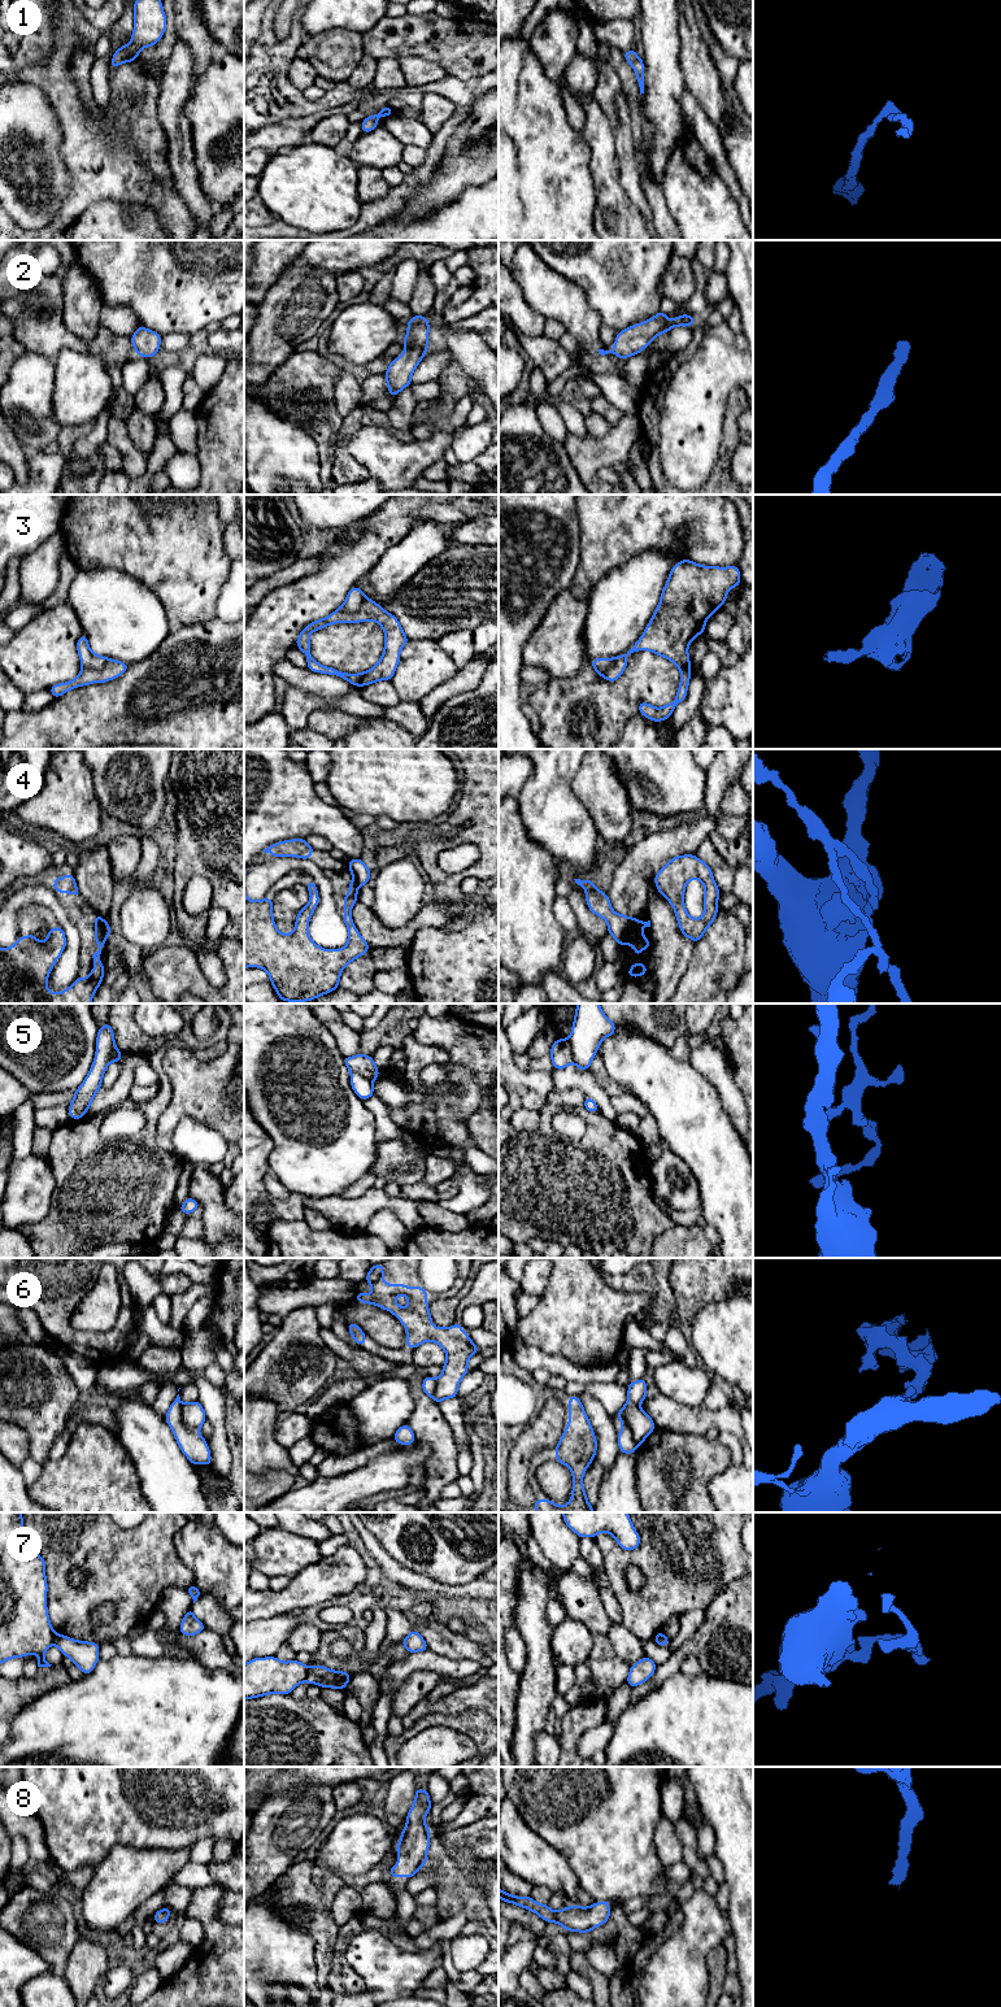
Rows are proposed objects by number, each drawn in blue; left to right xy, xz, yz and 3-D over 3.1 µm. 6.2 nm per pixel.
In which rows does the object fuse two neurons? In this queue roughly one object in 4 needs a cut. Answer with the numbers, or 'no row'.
3, 4, 5, 6, 7

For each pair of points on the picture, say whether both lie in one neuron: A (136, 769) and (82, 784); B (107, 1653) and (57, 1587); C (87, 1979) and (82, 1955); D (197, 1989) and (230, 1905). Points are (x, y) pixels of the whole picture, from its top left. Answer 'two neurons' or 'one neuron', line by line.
A: two neurons
B: two neurons
C: one neuron
D: two neurons

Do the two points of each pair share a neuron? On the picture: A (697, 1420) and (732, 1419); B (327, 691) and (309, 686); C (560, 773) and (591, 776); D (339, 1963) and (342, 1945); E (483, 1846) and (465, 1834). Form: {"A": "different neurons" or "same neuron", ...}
{"A": "same neuron", "B": "same neuron", "C": "different neurons", "D": "same neuron", "E": "same neuron"}

